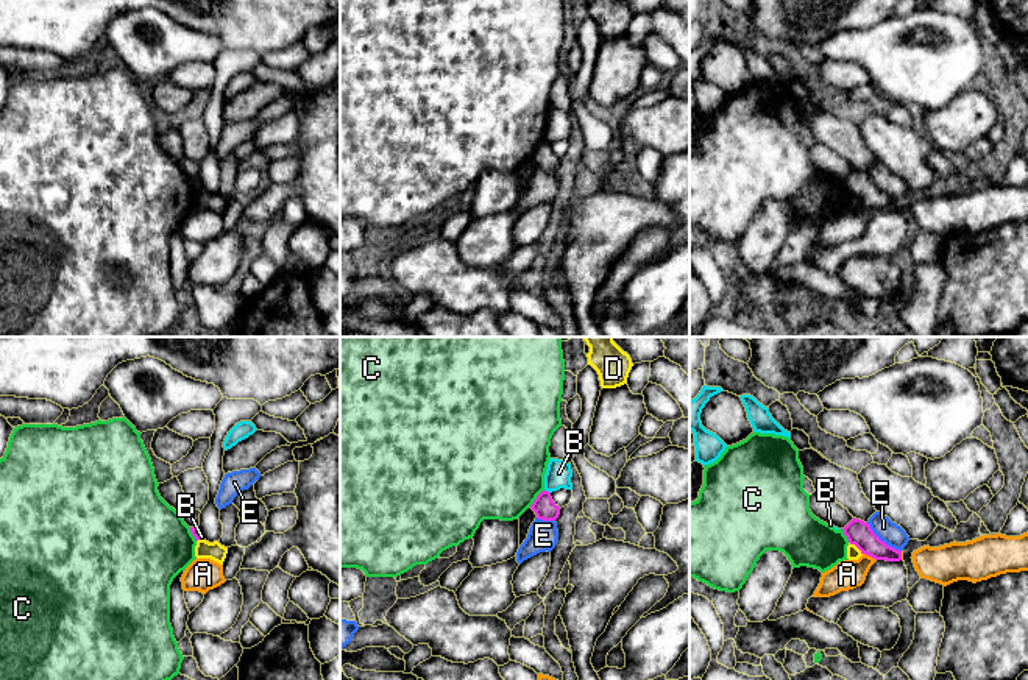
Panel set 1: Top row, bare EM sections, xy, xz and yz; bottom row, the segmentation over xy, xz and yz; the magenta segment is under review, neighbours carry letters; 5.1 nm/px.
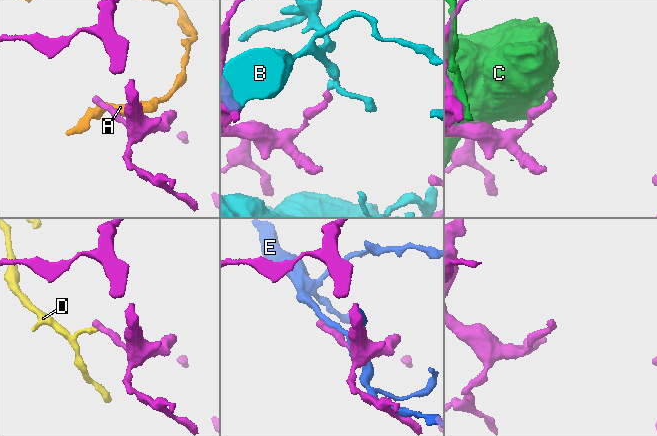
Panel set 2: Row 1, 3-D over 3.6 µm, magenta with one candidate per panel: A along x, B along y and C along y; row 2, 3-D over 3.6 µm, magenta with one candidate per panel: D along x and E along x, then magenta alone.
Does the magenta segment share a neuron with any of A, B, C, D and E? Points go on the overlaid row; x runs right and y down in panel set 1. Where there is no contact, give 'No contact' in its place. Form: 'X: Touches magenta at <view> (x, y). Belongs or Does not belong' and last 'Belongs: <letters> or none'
A: Touches magenta at yz (869, 556). Does not belong
B: Touches magenta at xz (548, 492). Does not belong
C: Touches magenta at xz (537, 498). Does not belong
D: Touches magenta at yz (857, 546). Does not belong
E: Touches magenta at yz (883, 541). Does not belong
Belongs: none

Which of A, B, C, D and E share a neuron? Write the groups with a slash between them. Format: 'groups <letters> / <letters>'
groups A / B / C / D / E

